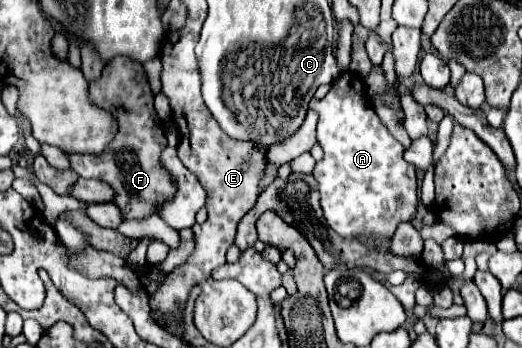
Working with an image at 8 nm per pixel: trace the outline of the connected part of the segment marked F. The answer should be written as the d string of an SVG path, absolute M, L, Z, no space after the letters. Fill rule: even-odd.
M115 57L105 69L99 81L89 83L91 101L111 115L119 123L119 131L111 145L101 155L69 155L71 169L85 179L101 179L115 189L115 205L125 219L143 219L157 213L157 205L175 195L175 183L159 167L159 155L167 145L163 125L153 109L153 93L147 83L147 75L141 63L129 57Z

